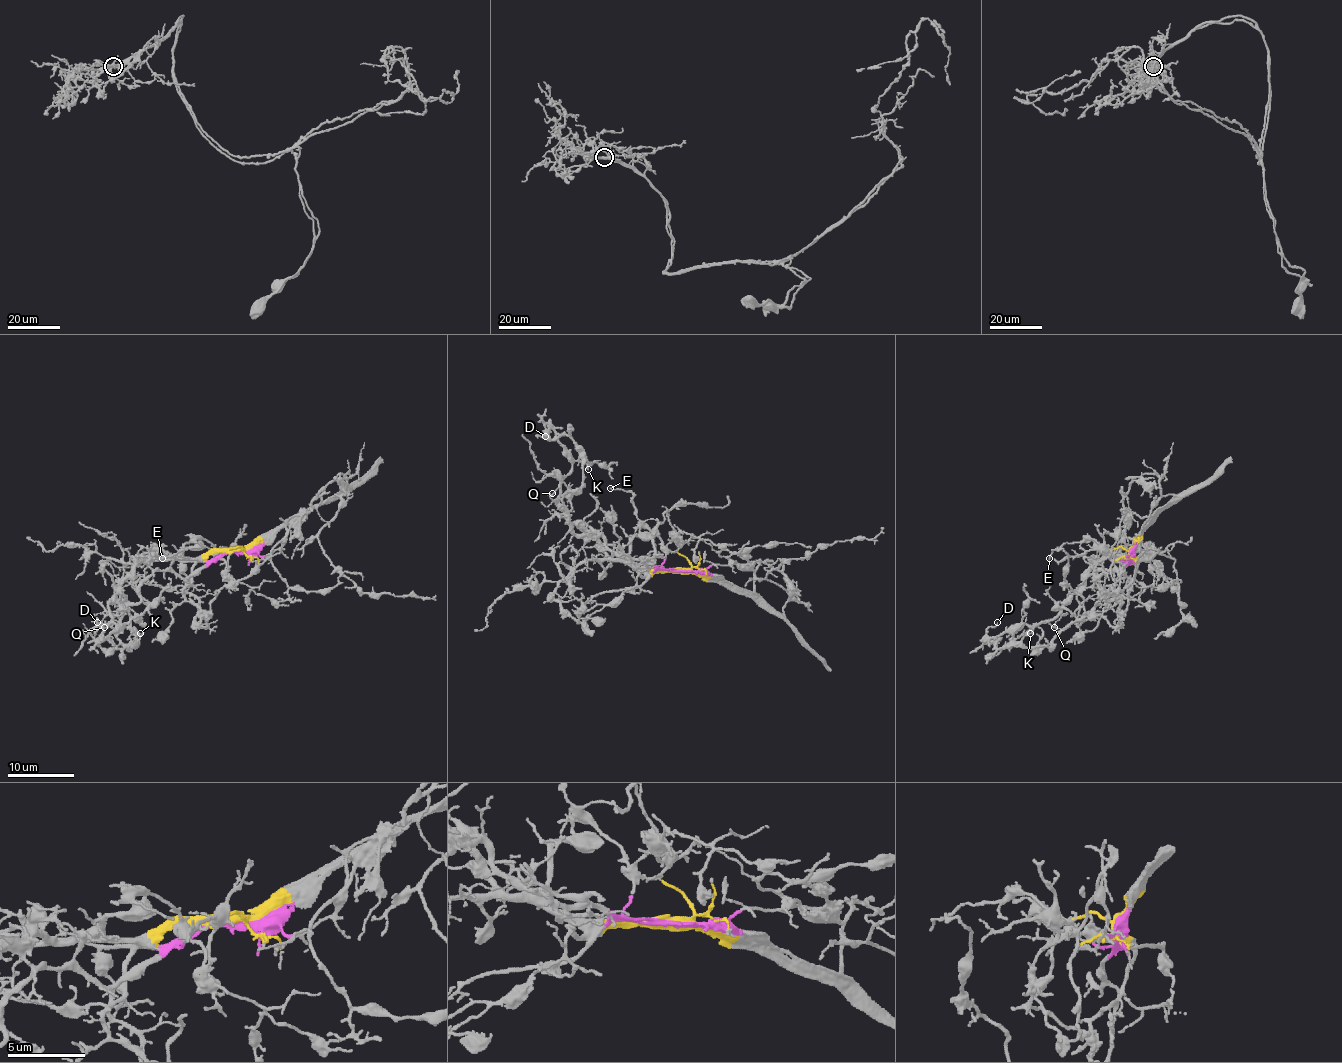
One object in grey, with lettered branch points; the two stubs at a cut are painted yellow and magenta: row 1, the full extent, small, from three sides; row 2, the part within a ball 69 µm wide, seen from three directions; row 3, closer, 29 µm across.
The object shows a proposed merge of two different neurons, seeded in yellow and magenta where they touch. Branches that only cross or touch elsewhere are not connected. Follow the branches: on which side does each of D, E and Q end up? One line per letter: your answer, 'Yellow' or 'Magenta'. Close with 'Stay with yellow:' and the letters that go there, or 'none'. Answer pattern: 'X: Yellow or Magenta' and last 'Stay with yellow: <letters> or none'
D: Yellow
E: Magenta
Q: Yellow
Stay with yellow: D, Q

